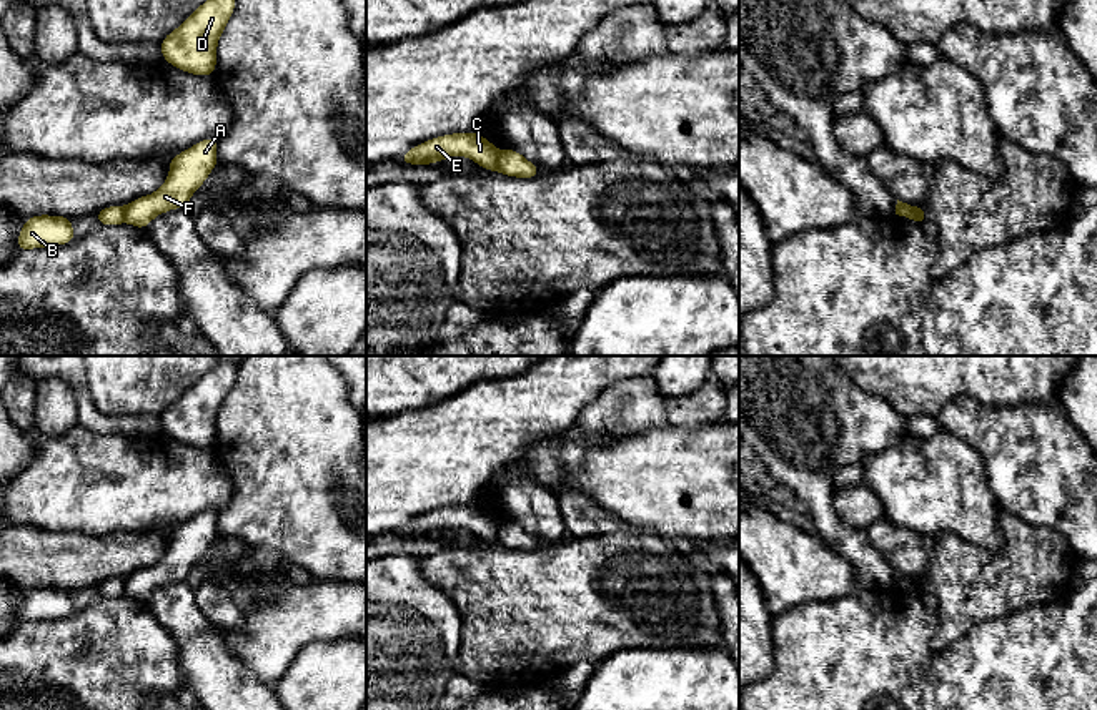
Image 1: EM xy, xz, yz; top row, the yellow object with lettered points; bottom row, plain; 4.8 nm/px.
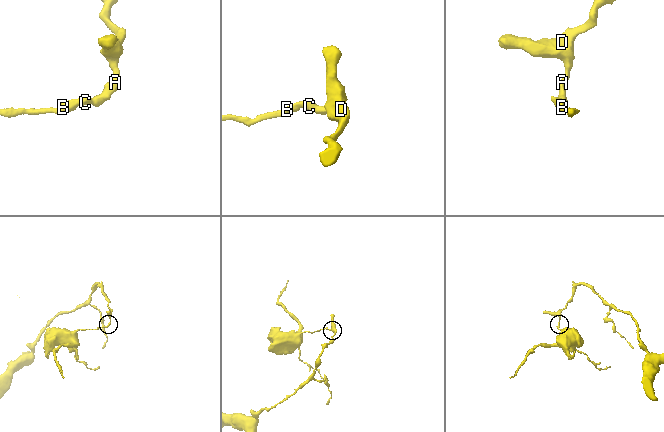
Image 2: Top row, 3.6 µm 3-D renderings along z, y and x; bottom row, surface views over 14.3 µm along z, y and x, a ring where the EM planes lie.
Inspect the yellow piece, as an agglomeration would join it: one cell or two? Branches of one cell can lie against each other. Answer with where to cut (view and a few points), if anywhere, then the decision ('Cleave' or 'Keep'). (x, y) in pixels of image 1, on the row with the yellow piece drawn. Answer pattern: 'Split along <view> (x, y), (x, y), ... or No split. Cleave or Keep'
Split along xz (500, 153), (495, 170). Cleave

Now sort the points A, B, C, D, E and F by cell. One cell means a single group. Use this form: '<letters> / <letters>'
A D F / B C E

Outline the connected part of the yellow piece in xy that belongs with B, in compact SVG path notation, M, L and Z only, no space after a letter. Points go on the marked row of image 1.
M38 214L25 219L17 238L18 251L72 243L75 231L68 216Z

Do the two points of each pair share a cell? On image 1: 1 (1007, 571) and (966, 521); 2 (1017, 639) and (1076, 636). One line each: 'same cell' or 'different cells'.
1: different cells
2: same cell

